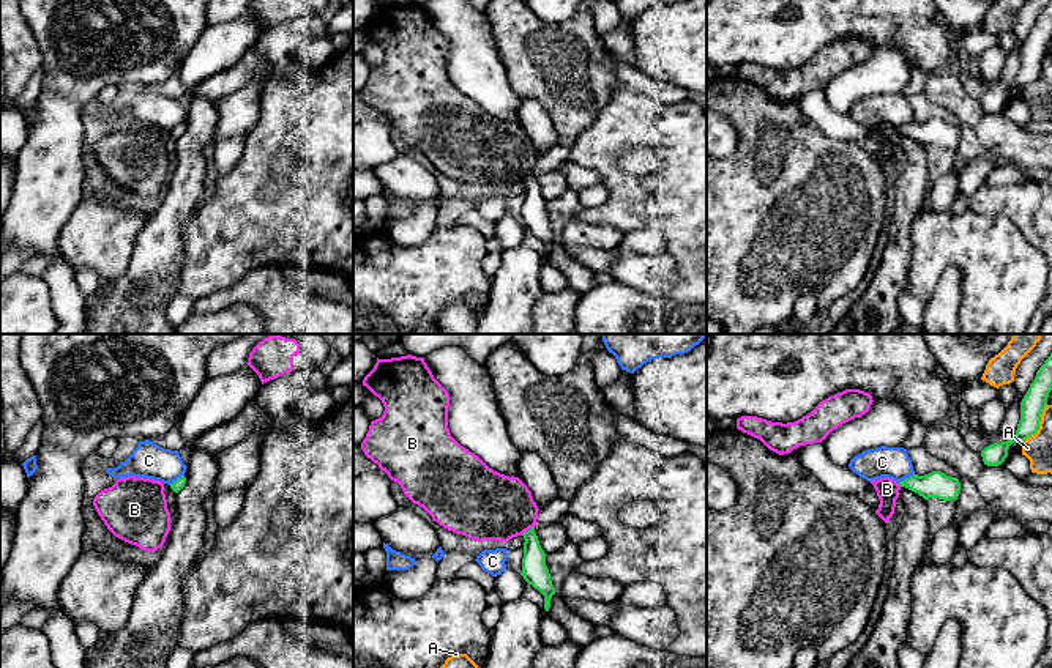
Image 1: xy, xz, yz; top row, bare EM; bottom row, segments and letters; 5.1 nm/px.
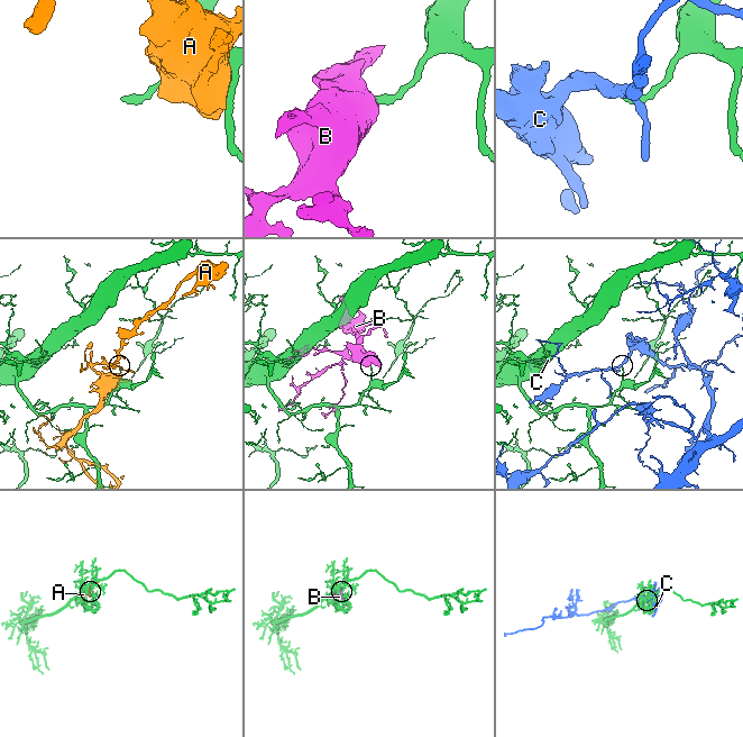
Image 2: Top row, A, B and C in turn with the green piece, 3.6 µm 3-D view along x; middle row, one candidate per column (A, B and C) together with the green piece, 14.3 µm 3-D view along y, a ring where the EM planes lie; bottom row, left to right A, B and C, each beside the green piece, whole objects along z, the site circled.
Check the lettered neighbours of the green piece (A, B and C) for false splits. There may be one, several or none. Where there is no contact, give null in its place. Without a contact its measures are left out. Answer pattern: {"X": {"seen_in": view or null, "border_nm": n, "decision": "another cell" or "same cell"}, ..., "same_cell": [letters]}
{"A": {"seen_in": "yz", "border_nm": 240, "decision": "another cell"}, "B": {"seen_in": "xz", "border_nm": 80, "decision": "another cell"}, "C": {"seen_in": "yz", "border_nm": 100, "decision": "another cell"}, "same_cell": []}

